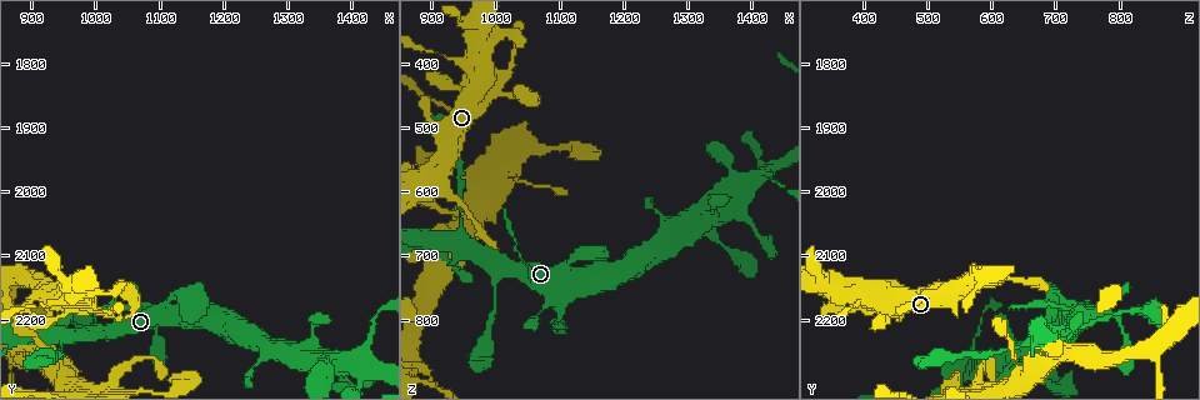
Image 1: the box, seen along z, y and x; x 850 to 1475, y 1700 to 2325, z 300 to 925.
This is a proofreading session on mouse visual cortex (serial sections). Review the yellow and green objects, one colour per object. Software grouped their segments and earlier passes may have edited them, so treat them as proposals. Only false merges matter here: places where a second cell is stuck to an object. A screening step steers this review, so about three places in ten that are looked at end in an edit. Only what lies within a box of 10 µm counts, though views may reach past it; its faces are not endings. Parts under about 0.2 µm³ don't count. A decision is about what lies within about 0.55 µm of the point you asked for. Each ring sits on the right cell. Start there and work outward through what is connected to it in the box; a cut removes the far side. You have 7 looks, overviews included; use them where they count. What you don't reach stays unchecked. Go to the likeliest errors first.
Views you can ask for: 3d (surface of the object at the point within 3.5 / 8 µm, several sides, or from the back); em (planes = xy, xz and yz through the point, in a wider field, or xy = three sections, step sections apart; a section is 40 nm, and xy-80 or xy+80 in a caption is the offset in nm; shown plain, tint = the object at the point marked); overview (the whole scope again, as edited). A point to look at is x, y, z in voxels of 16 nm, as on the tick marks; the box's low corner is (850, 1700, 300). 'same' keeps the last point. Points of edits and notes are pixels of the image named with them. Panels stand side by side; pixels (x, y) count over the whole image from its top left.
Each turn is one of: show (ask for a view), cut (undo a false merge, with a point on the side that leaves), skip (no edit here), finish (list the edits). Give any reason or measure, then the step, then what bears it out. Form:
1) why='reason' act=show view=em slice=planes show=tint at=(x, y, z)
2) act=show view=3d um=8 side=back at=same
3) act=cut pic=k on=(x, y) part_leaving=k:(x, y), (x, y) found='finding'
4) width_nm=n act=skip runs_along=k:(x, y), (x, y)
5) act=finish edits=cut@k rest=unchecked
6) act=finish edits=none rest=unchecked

why='a fork' act=show view=3d um=3.5 at=(960, 2175, 405)

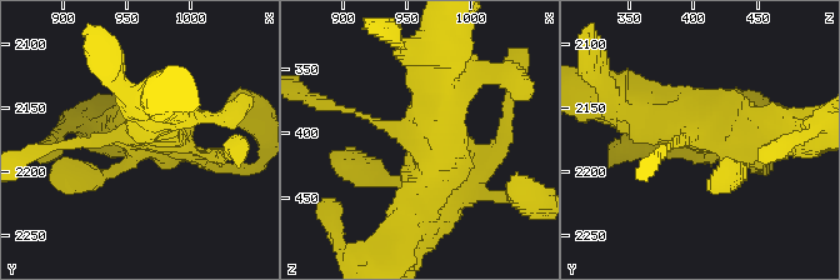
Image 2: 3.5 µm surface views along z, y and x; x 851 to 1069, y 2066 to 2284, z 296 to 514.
why='shape alone is not enough' act=show view=em slice=xy step=2 show=tint at=(956, 2168, 402)

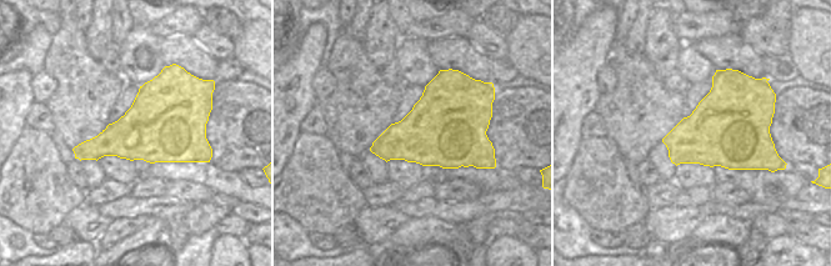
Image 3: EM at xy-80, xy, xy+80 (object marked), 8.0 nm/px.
act=skip found='all the same cell'

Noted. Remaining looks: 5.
why='three-way junction' act=show view=3d um=3.5 at=(905, 2135, 580)

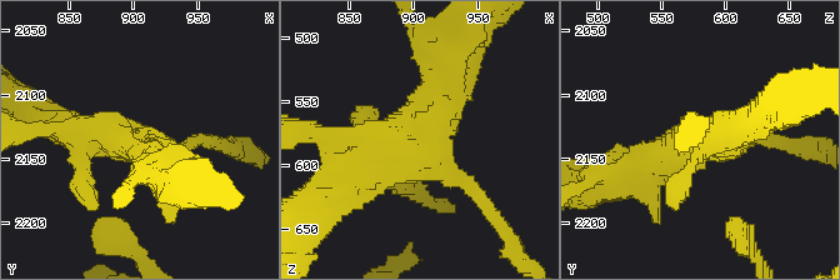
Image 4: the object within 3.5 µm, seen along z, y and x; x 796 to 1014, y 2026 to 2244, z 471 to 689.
act=show view=em slice=xy step=3 show=tint at=same

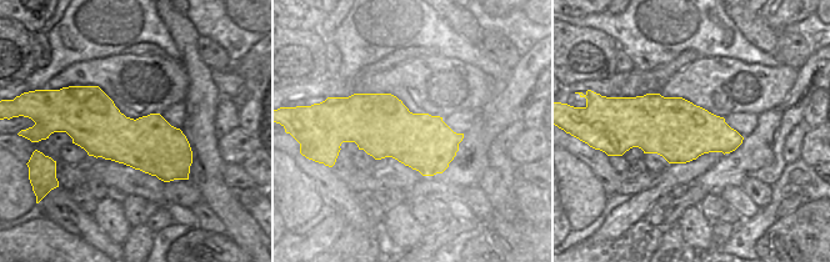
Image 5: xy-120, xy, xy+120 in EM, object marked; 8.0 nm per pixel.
why='cut it another way' act=show view=em slice=xy step=1 show=tint at=same

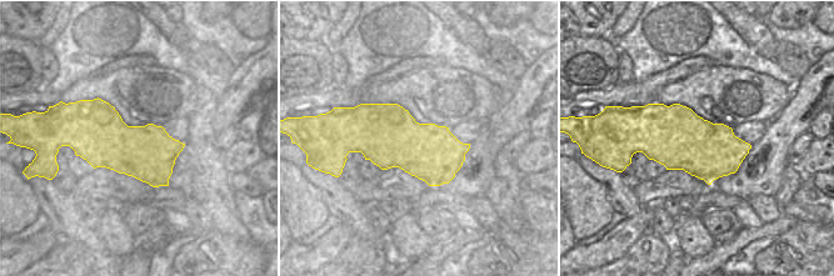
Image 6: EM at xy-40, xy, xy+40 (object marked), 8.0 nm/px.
act=skip runs_along=4:(451, 78), (420, 141), (363, 135) found='one cell here'

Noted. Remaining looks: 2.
why='thin arm on a thick one' act=show view=3d um=3.5 at=(950, 2230, 680)

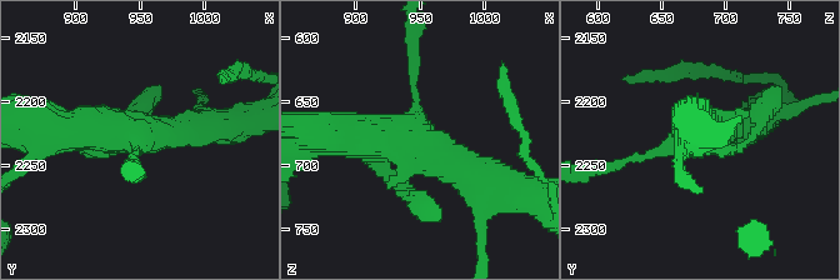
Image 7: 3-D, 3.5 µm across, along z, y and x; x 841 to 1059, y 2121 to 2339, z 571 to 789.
why='shape alone is not enough' act=show view=em slice=planes show=tint at=(948, 2228, 674)

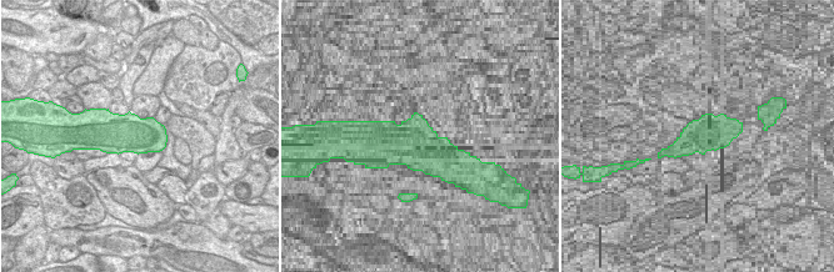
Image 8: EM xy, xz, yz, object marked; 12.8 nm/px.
act=skip runs_along=7:(489, 183), (416, 135), (331, 135) found='continuous, no second cell'

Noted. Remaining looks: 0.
act=finish edits=none rest=unchecked

